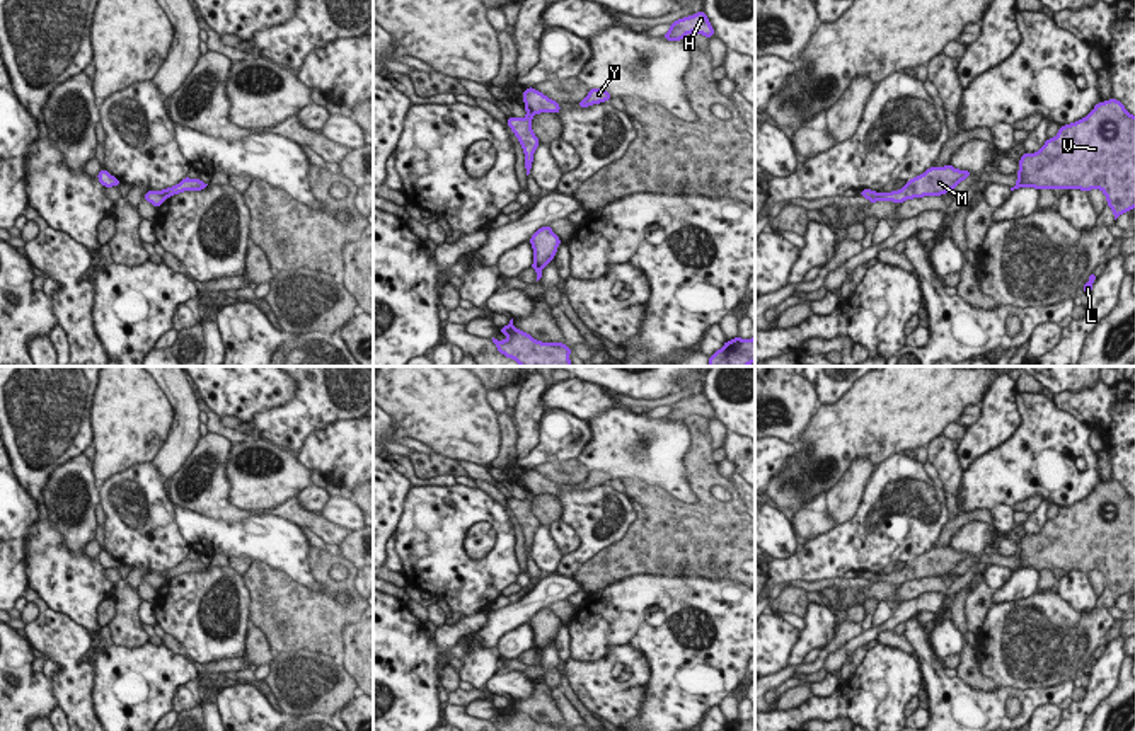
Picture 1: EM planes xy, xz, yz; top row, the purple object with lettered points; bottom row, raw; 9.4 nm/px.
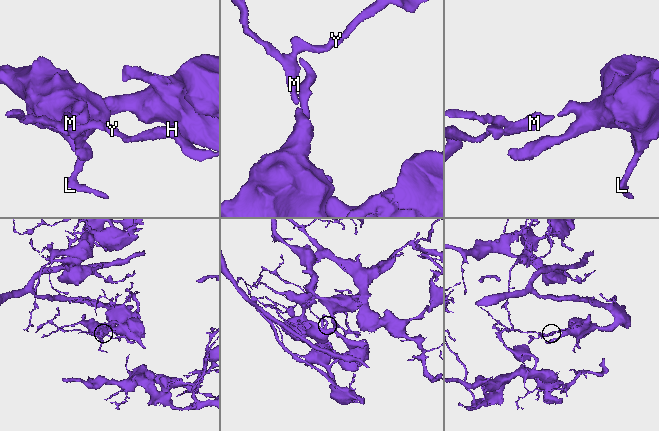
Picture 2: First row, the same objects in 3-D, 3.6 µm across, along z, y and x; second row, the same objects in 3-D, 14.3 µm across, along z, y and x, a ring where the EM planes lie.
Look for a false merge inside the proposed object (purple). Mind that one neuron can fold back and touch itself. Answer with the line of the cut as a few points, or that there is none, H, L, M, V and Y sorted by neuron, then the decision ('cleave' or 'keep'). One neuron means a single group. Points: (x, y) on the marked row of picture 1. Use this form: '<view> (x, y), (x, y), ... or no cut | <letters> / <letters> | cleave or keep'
no cut | H L M V Y | keep

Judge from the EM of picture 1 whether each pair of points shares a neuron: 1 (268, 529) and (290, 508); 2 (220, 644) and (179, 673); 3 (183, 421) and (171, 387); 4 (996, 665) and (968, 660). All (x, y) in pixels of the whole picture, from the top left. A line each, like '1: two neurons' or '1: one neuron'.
1: two neurons
2: two neurons
3: one neuron
4: two neurons

